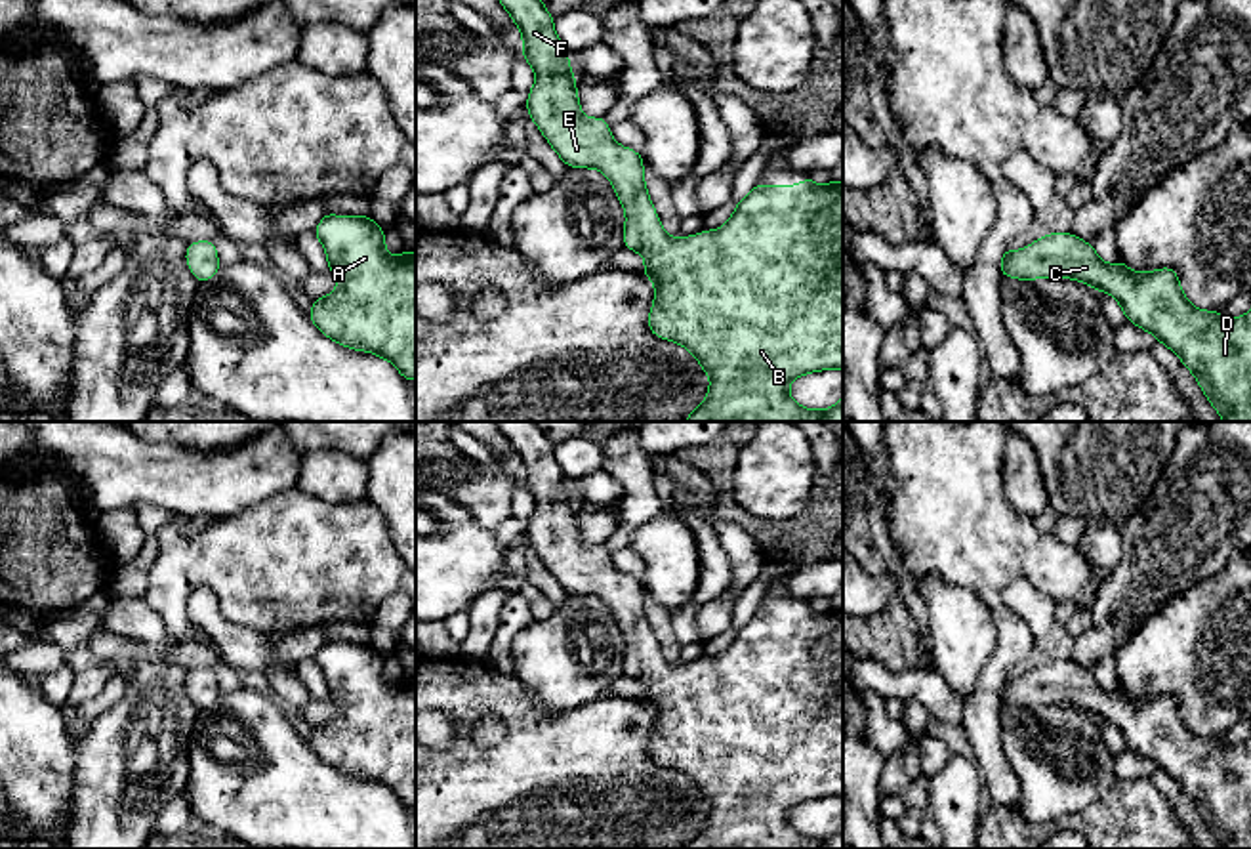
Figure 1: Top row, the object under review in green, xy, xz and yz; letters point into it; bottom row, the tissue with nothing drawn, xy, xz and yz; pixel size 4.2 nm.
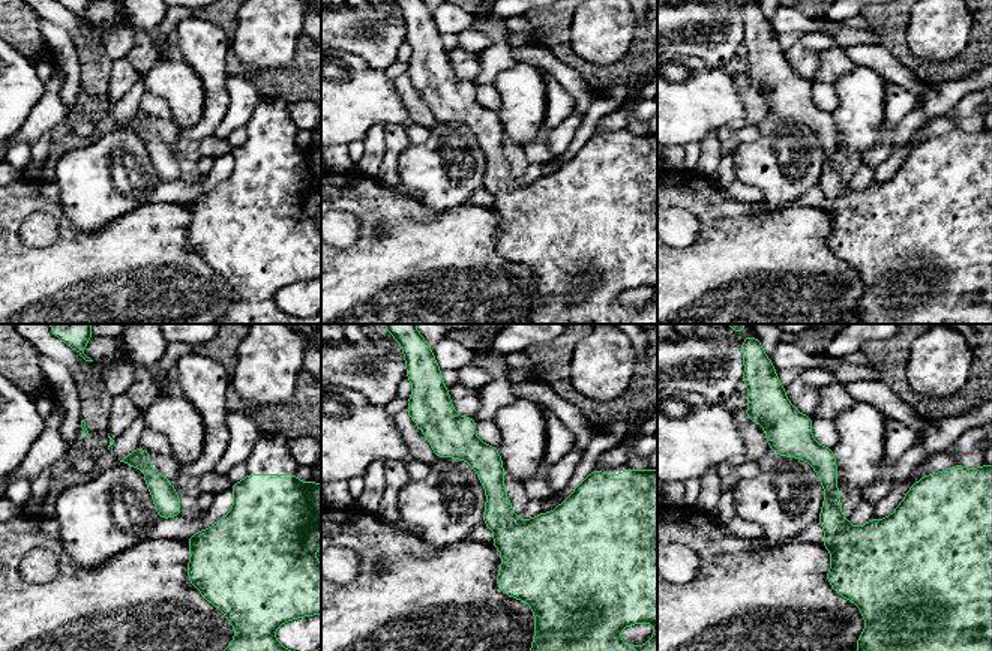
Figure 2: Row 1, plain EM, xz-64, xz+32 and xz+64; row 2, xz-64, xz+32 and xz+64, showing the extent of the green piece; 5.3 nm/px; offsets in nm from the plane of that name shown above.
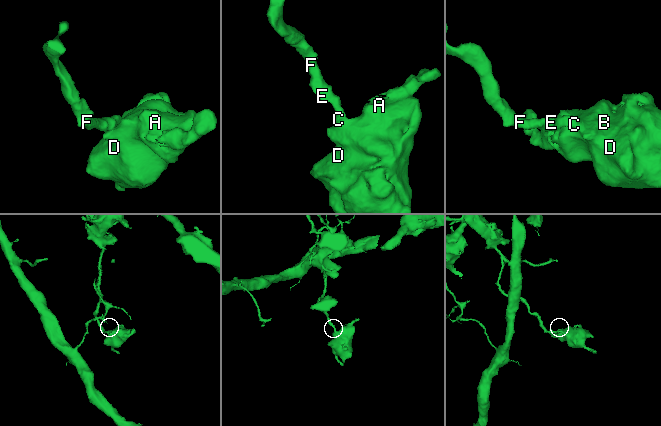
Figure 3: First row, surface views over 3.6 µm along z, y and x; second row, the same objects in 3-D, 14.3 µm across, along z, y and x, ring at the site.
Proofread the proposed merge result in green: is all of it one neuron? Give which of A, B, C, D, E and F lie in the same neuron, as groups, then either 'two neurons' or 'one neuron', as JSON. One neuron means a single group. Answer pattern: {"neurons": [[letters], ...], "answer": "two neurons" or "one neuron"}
{"neurons": [["A", "B", "C", "D", "E", "F"]], "answer": "one neuron"}

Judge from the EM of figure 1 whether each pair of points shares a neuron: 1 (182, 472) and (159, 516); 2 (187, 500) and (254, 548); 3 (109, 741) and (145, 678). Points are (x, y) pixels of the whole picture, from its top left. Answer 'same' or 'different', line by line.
1: different
2: different
3: same

